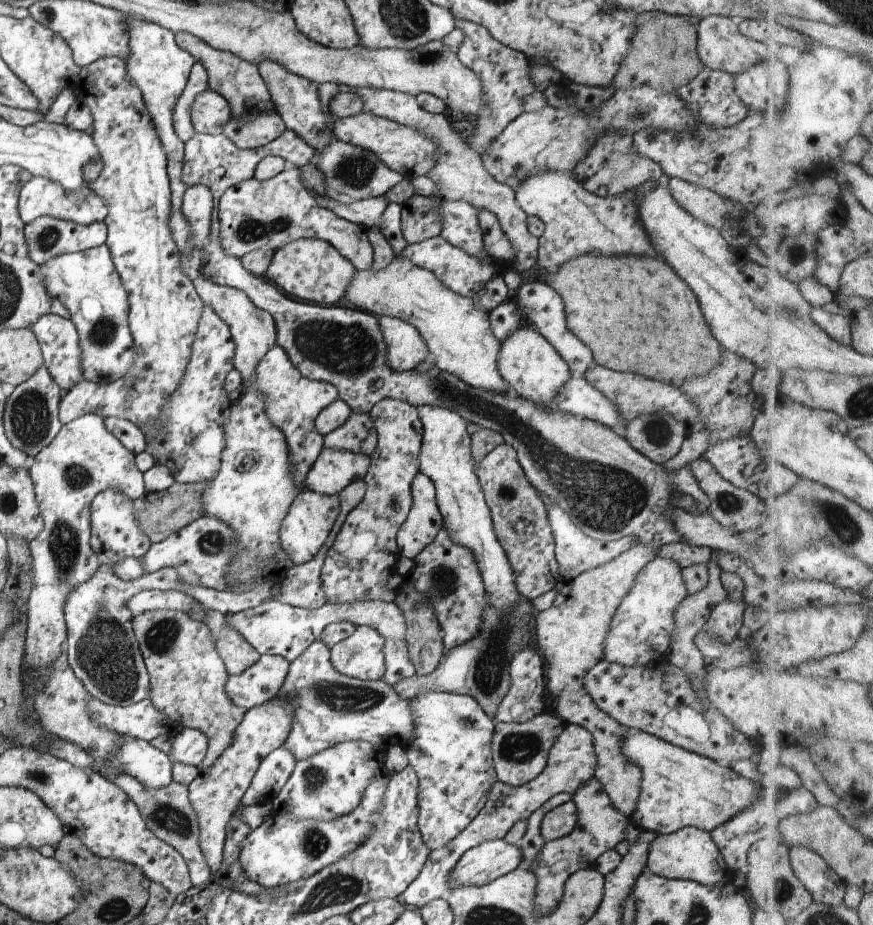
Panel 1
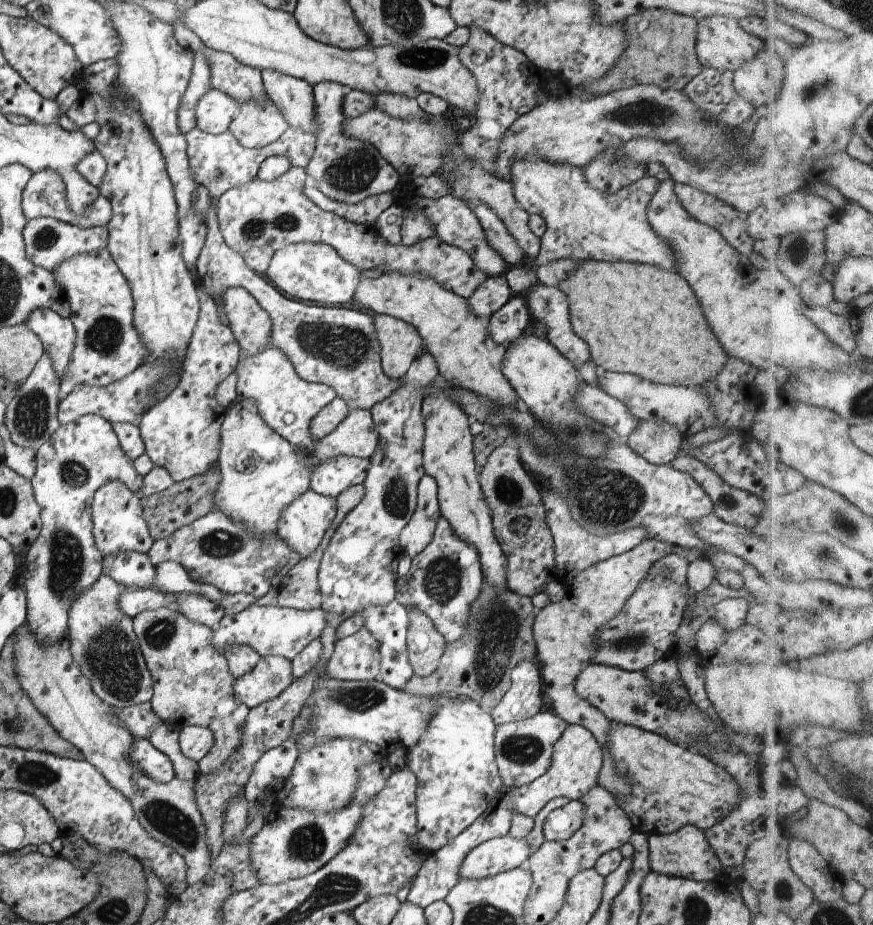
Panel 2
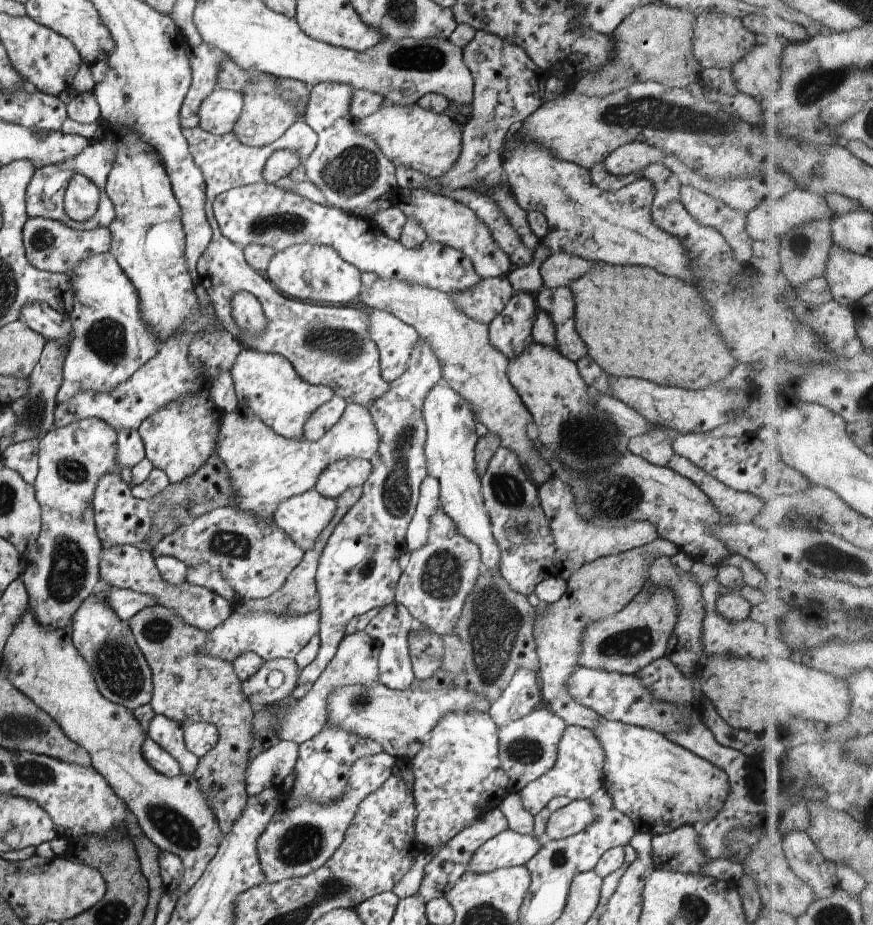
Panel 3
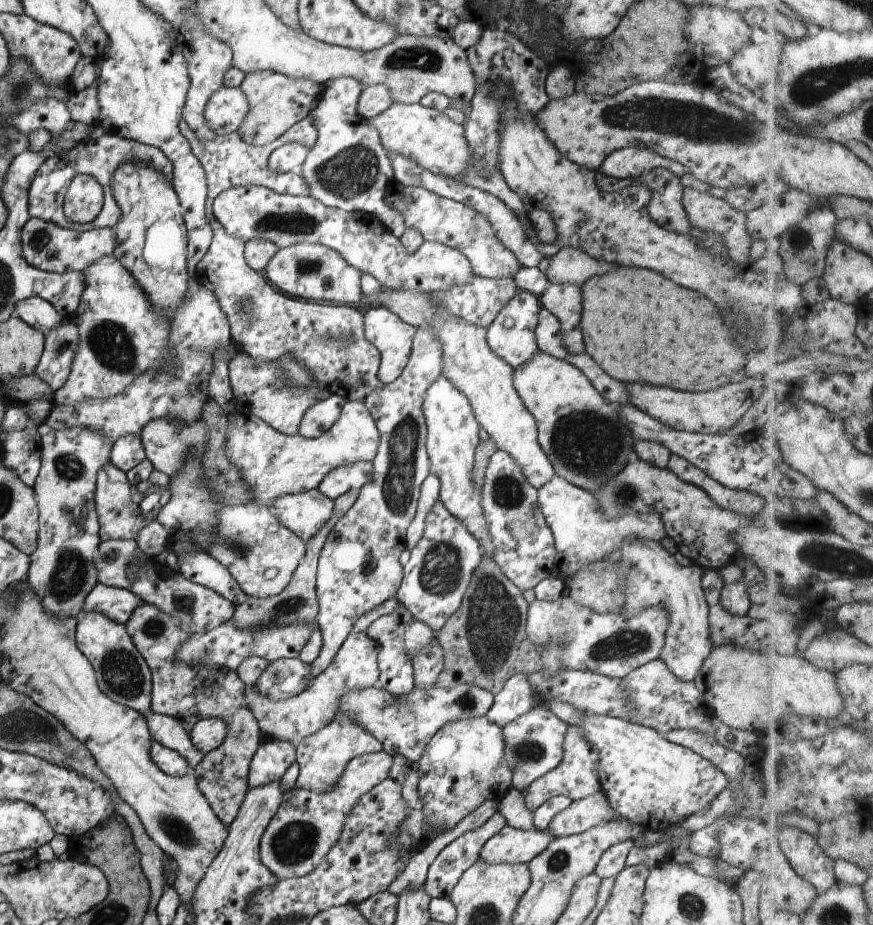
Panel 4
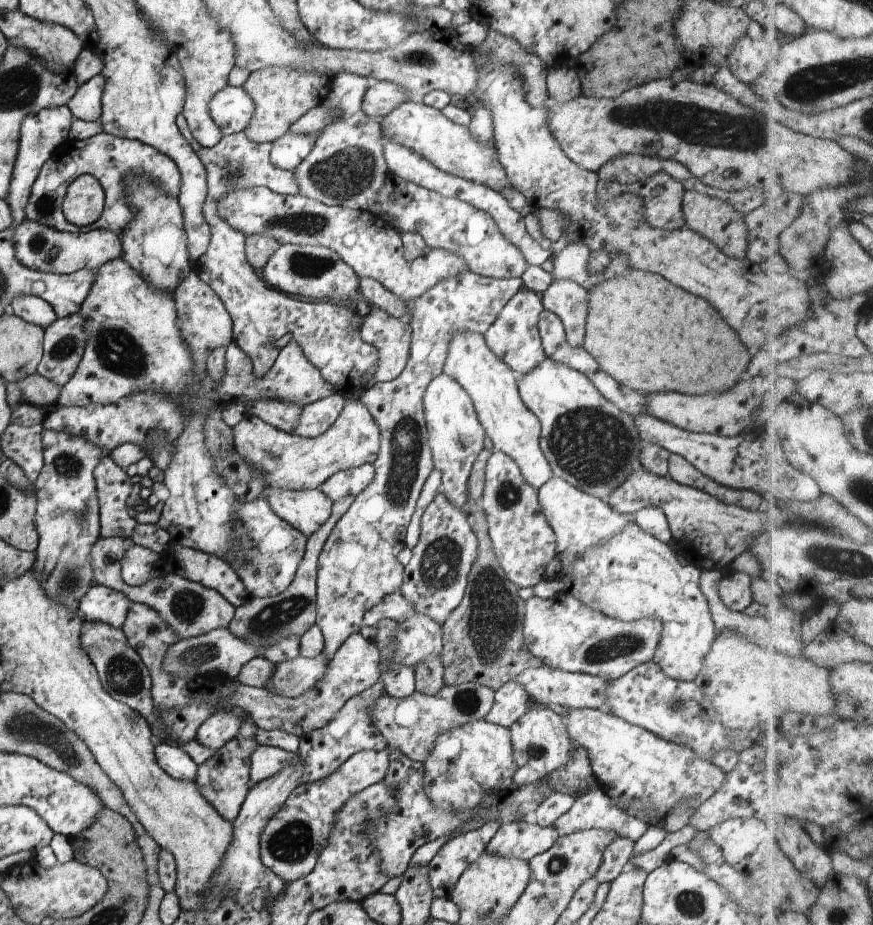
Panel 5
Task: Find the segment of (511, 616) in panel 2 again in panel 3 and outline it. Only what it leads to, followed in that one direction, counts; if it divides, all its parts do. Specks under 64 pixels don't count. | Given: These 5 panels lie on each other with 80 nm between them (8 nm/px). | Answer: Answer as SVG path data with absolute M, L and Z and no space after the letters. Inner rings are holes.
M482 569L466 596L453 634L443 635L440 667L427 680L413 679L412 691L460 688L481 697L489 704L499 698L518 668L537 672L538 658L532 637L533 607L522 594L512 591L499 573Z

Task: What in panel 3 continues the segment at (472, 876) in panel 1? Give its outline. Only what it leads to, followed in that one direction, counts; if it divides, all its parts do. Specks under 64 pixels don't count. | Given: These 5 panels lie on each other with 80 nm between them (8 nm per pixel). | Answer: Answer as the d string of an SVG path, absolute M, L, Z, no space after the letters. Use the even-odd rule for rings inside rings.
M507 828L477 847L469 859L466 871L483 874L495 869L524 865L543 842Z

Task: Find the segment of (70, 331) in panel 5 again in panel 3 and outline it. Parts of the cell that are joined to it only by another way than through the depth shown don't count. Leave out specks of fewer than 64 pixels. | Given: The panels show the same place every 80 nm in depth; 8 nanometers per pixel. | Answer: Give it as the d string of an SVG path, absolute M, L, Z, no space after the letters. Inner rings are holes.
M45 341L42 354L27 378L28 387L26 393L8 402L7 406L14 416L14 429L11 430L10 436L13 442L35 440L41 434L45 434L54 424L54 406L57 403L56 392L62 381L62 364L66 358L67 348L69 348L69 345L61 347L54 342Z

